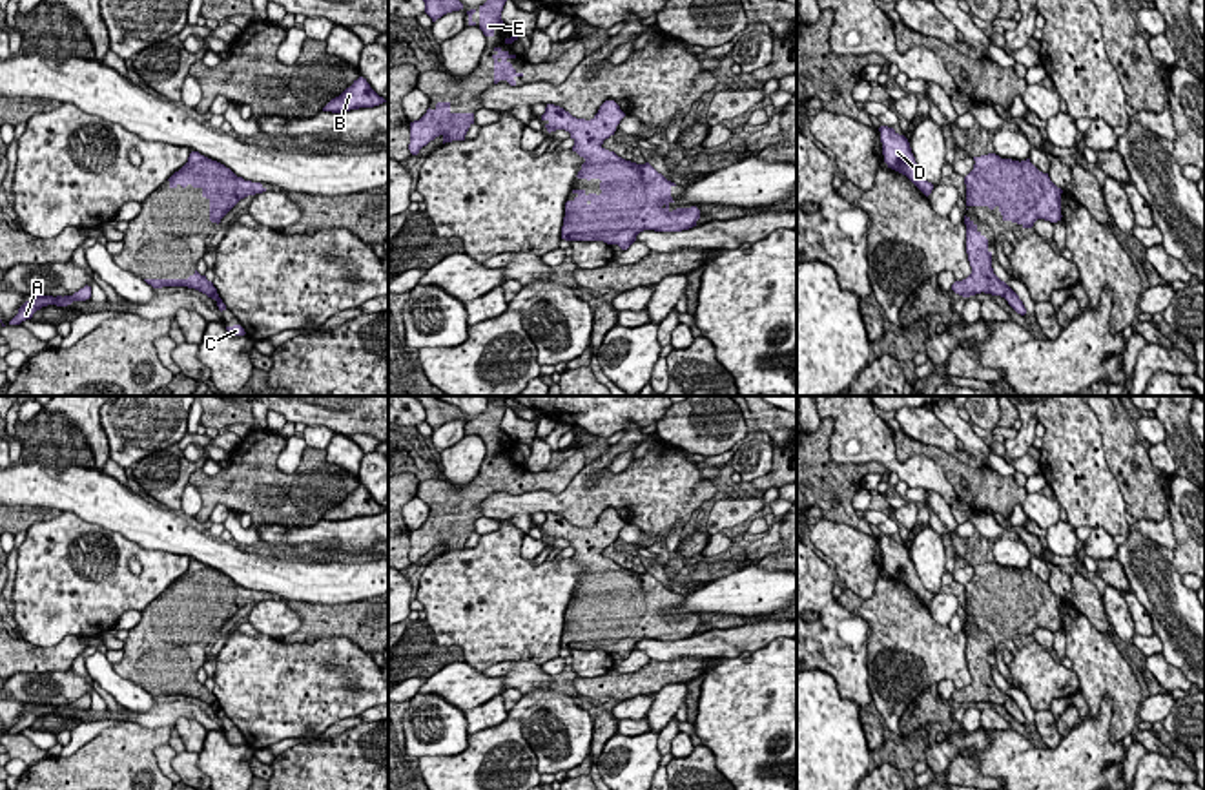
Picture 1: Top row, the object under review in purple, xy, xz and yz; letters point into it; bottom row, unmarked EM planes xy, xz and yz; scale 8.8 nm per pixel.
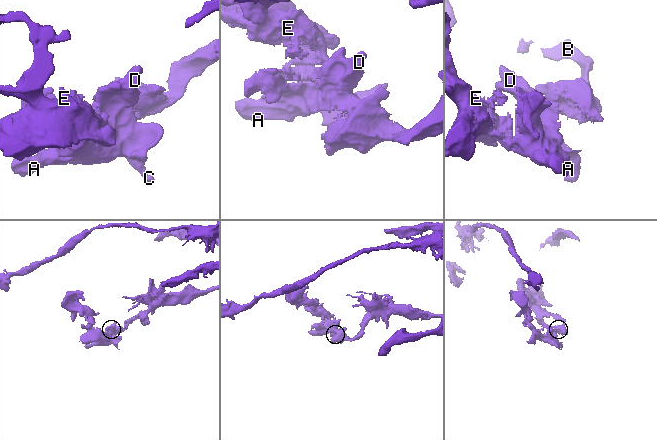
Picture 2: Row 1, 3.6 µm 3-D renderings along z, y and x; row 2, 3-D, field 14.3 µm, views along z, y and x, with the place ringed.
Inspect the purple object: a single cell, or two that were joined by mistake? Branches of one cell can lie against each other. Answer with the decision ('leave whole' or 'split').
leave whole

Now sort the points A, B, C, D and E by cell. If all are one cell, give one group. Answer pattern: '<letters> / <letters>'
A B C D E

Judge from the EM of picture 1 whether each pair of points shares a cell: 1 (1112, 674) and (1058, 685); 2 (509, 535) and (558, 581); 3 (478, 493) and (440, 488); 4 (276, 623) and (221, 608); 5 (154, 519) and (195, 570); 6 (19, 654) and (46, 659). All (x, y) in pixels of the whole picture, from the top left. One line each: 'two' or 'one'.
1: two
2: one
3: one
4: two
5: two
6: one

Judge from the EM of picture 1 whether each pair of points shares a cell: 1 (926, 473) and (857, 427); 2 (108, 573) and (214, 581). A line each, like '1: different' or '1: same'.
1: same
2: different

